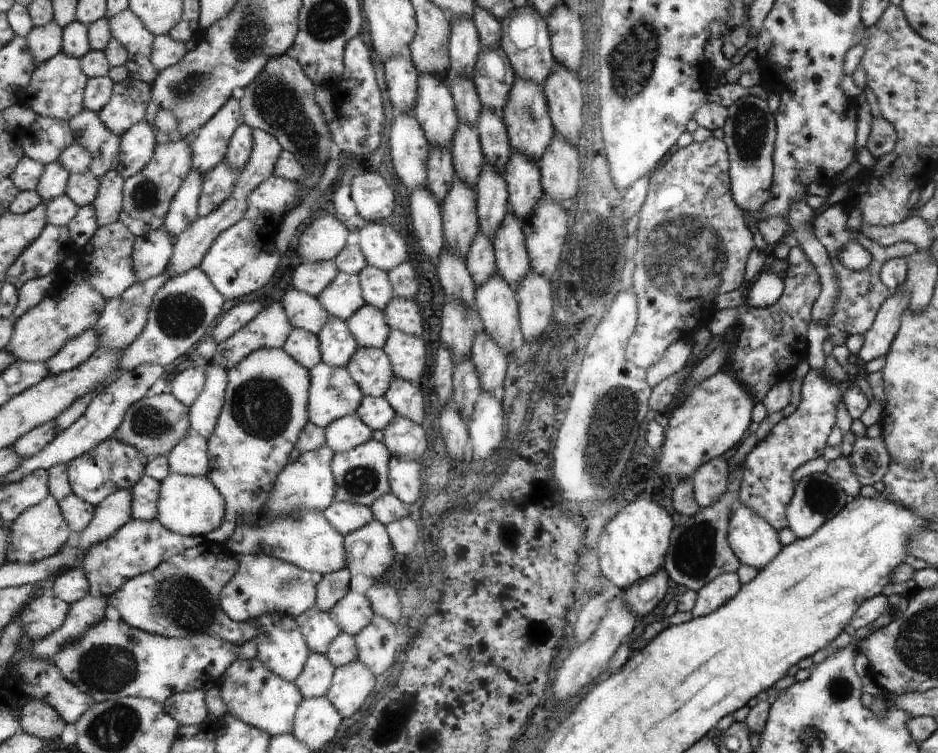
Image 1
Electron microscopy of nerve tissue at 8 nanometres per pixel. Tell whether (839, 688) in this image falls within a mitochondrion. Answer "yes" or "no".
yes

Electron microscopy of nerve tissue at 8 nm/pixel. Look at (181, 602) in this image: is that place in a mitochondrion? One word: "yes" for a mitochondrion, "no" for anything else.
yes

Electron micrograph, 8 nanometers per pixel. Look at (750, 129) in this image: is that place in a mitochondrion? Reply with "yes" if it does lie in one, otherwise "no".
yes

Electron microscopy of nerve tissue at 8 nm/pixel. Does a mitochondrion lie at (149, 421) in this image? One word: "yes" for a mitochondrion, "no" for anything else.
yes

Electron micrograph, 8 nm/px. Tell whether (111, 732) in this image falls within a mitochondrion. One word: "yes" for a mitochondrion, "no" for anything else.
yes

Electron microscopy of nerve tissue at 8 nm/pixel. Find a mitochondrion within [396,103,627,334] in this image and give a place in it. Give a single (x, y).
(597, 257)

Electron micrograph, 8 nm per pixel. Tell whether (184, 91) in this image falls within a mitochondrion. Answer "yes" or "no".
yes

